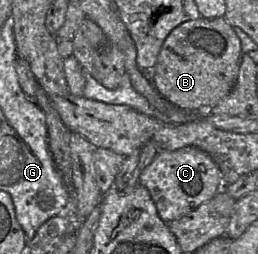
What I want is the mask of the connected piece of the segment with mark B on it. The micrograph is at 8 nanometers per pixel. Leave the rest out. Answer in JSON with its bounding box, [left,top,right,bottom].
[150,17,242,111]

